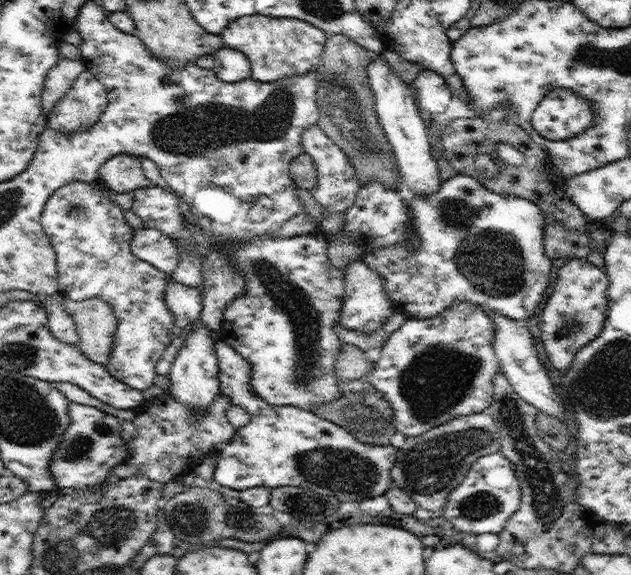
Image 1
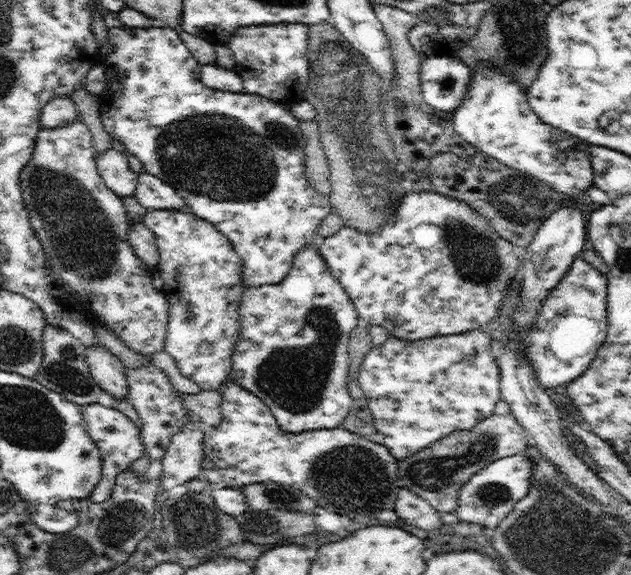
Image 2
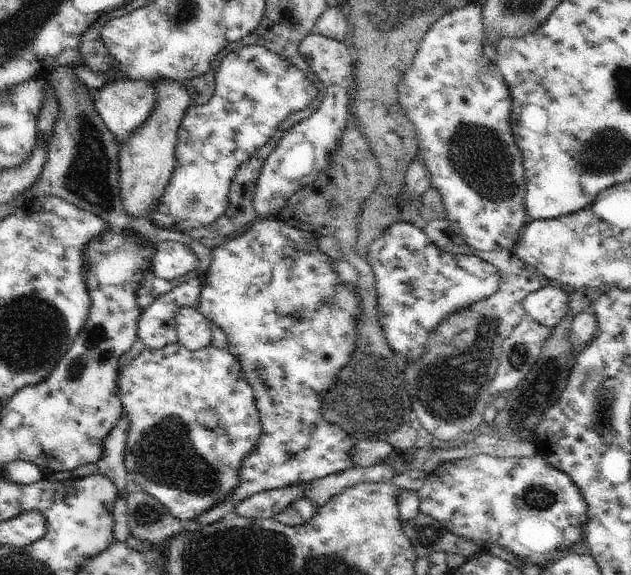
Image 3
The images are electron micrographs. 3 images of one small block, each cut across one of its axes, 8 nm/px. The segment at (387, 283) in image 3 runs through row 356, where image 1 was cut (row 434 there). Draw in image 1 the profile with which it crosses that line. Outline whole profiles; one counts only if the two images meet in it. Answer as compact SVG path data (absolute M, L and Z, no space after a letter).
M458 301L456 304L450 304L446 310L443 310L439 316L432 318L424 318L424 320L418 320L418 318L408 318L404 324L395 330L384 342L382 346L382 357L378 360L376 368L374 369L370 377L366 379L377 391L380 391L385 399L389 400L391 407L393 408L393 426L400 434L404 434L407 437L418 436L439 424L444 424L458 416L468 416L476 414L484 410L488 411L490 403L493 399L493 378L494 375L500 371L499 360L495 355L495 348L493 342L495 340L495 324L491 319L491 315L483 311L481 306L472 304L468 301Z

